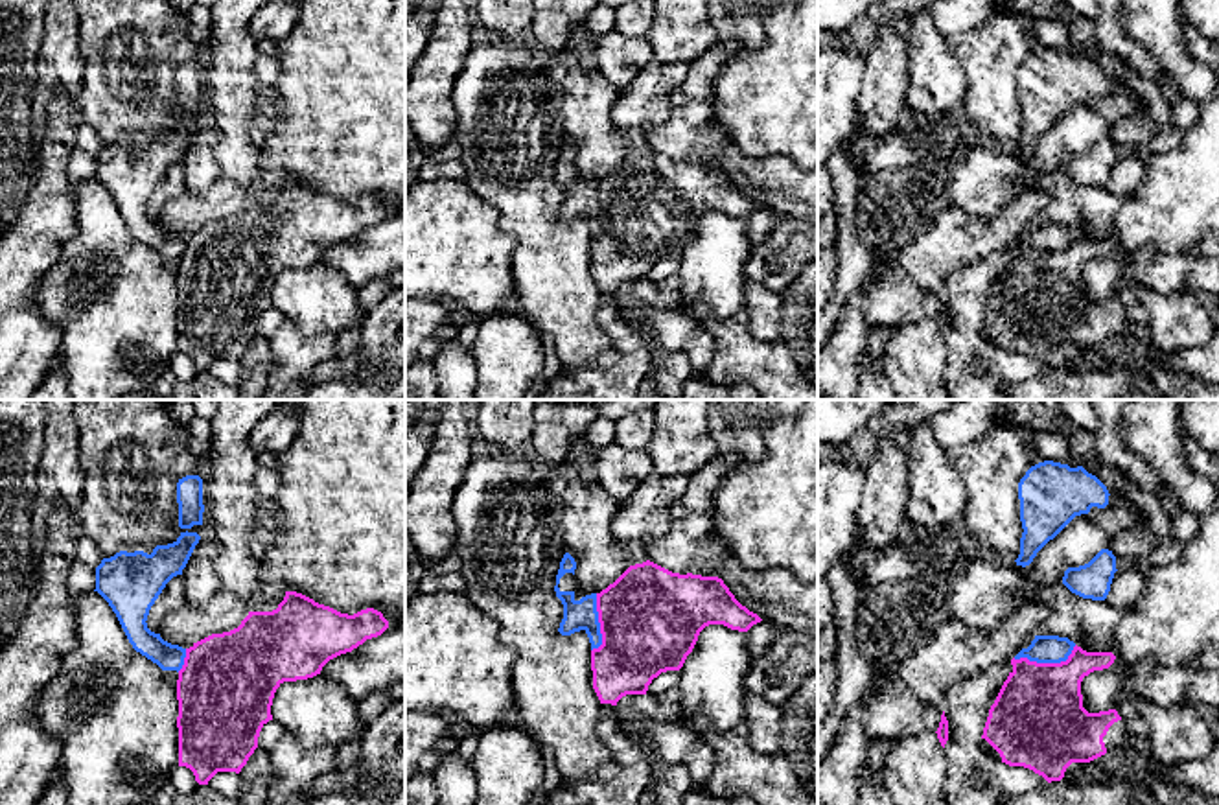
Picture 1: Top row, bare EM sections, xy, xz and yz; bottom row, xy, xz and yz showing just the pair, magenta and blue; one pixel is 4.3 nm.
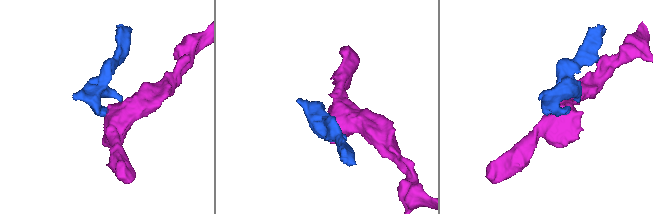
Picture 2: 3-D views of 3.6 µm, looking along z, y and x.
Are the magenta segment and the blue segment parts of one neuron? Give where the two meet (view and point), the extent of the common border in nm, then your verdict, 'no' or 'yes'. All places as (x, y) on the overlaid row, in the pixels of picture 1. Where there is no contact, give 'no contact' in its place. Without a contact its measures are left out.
meets magenta in yz at (1046, 664); contact 280 nm long; no

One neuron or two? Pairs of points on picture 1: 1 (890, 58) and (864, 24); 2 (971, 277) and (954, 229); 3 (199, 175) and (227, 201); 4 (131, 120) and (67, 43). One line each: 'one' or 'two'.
1: two
2: two
3: two
4: two

